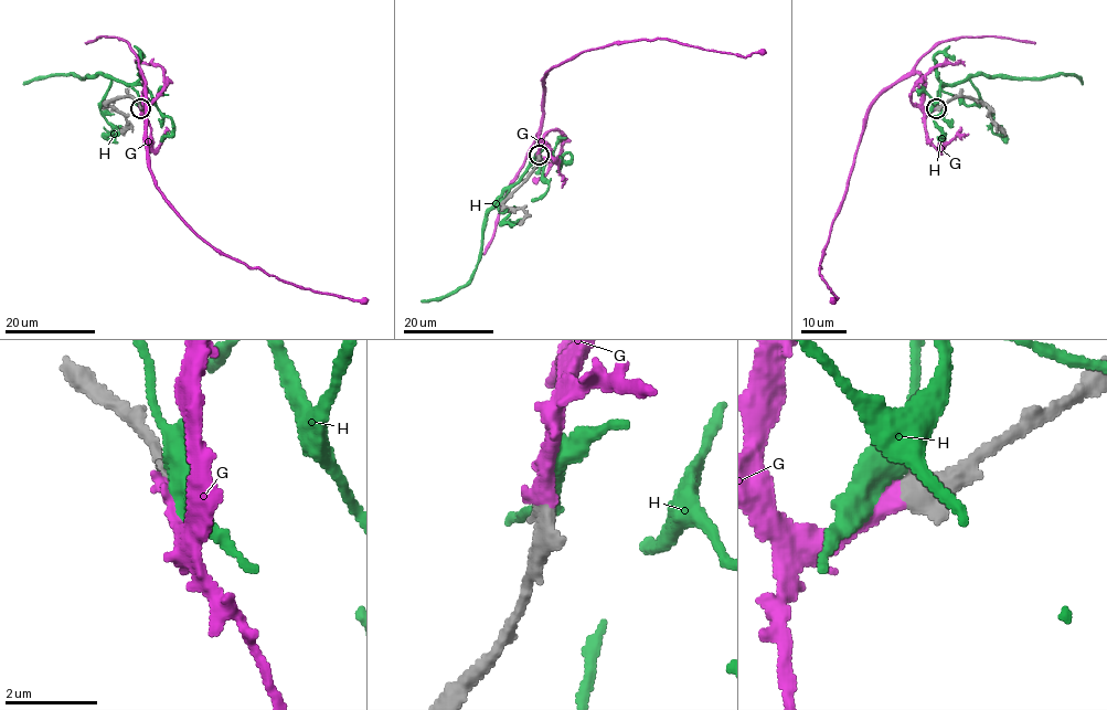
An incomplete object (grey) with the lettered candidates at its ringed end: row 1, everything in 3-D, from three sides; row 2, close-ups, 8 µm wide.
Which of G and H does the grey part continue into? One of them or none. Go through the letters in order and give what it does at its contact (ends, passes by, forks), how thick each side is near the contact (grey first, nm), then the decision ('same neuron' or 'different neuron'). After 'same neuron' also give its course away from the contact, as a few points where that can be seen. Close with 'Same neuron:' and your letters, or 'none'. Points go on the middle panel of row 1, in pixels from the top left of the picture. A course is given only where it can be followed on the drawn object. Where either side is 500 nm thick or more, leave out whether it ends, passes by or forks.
G: calibres 500 and 440 nm; same neuron; course (539, 155), (543, 77), (552, 67), (584, 52), (614, 42), (666, 38), (745, 57), (753, 53), (766, 53)
H: calibres 500 and 380 nm; different neuron
Same neuron: G

